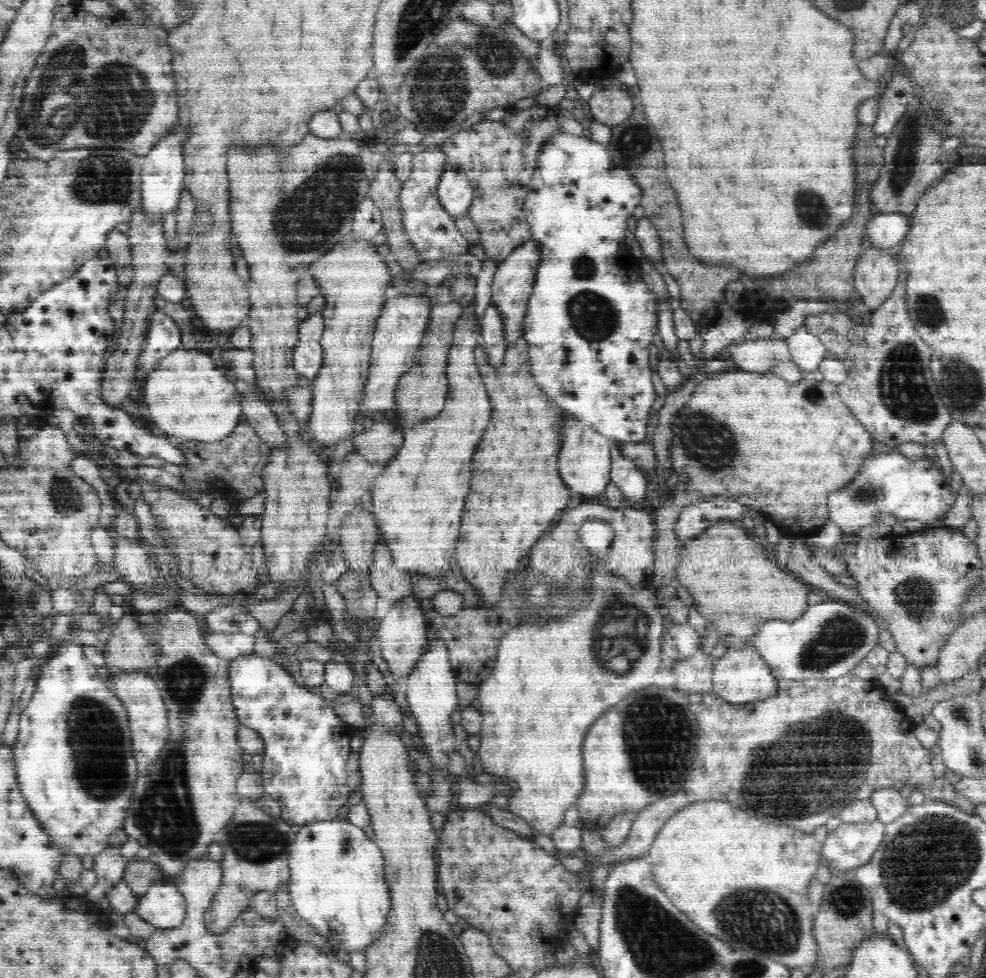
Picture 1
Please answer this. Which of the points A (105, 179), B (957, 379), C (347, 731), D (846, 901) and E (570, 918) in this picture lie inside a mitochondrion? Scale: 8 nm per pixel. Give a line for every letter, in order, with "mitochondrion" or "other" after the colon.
A: mitochondrion
B: mitochondrion
C: other
D: mitochondrion
E: other

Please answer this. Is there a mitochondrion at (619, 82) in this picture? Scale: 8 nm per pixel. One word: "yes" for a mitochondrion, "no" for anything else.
no

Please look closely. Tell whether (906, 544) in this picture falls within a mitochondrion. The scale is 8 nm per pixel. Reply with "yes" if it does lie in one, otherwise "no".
no

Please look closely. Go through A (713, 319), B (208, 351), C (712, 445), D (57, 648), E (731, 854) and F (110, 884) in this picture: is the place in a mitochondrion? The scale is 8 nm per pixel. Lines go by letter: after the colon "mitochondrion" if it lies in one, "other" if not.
A: other
B: other
C: mitochondrion
D: other
E: other
F: other

